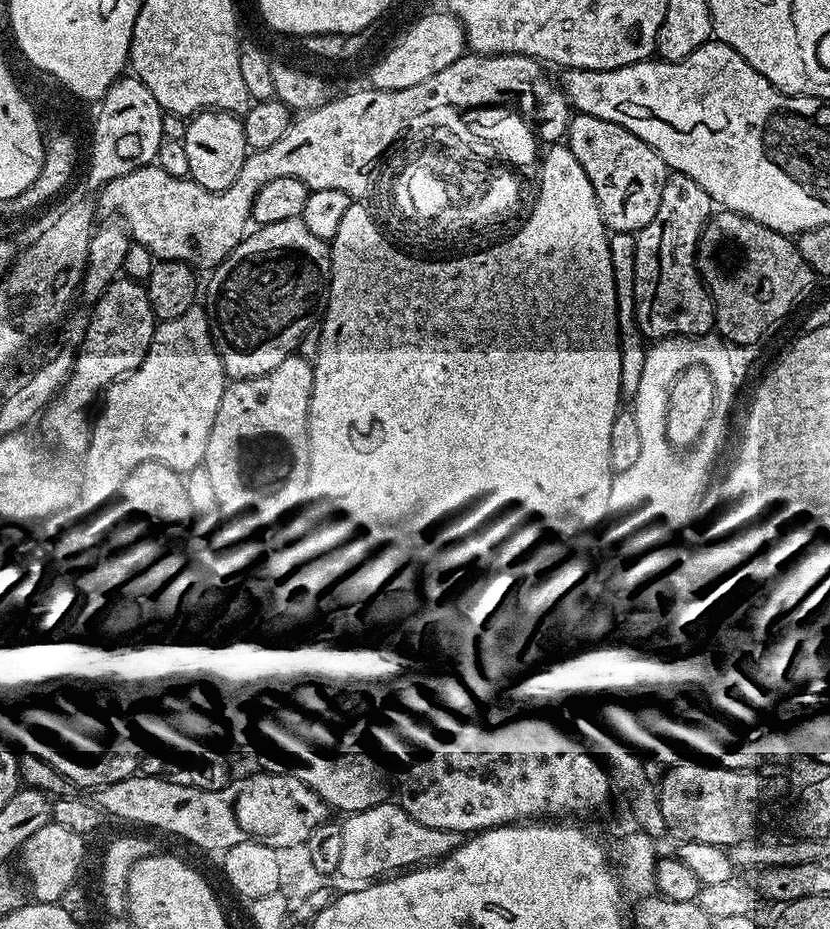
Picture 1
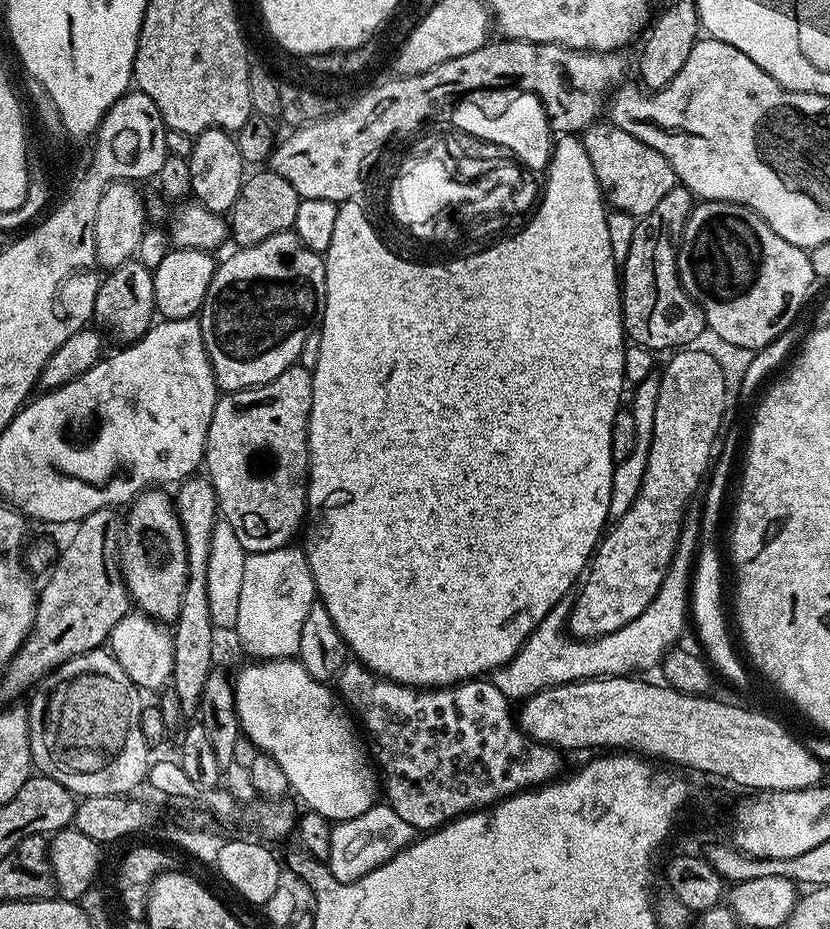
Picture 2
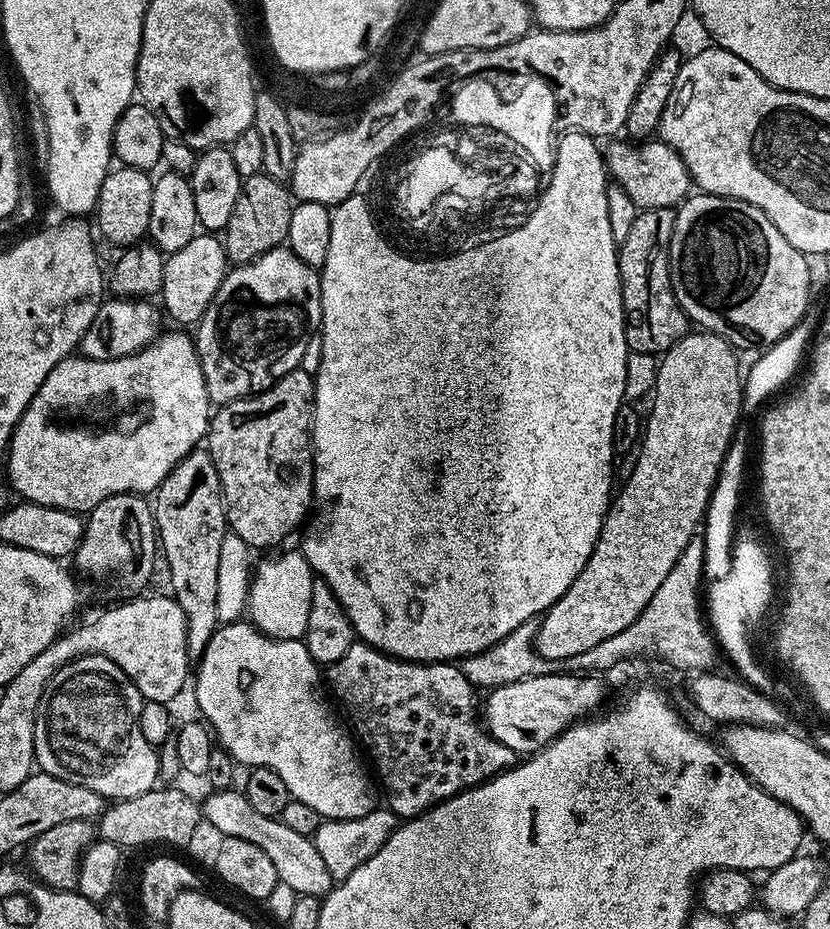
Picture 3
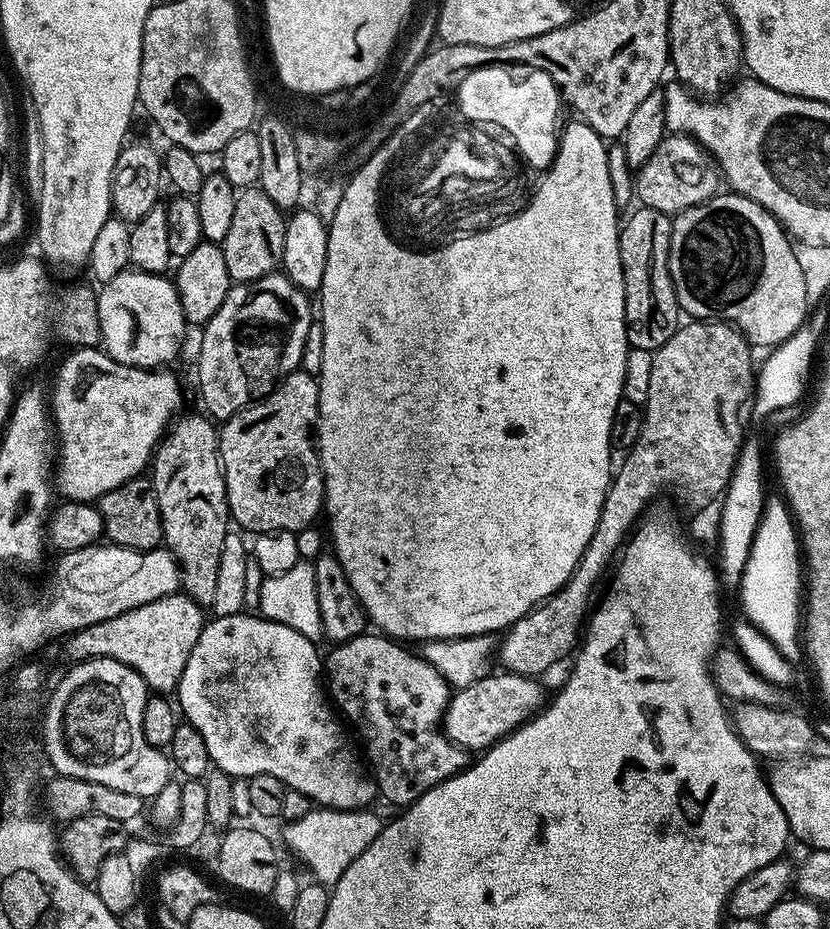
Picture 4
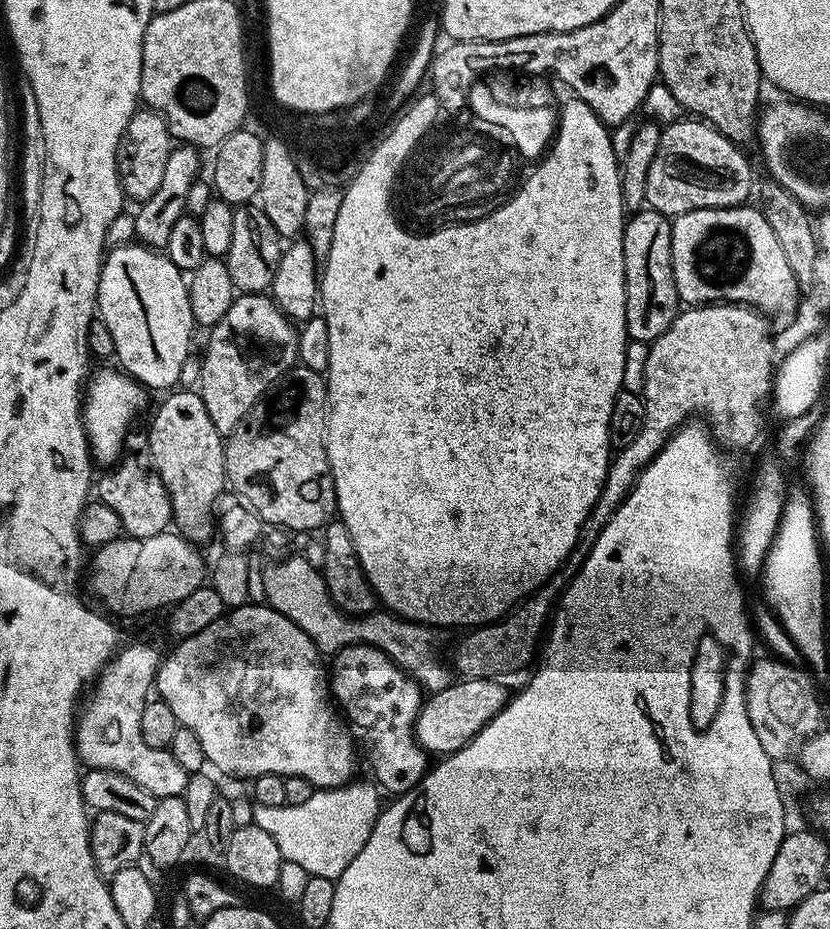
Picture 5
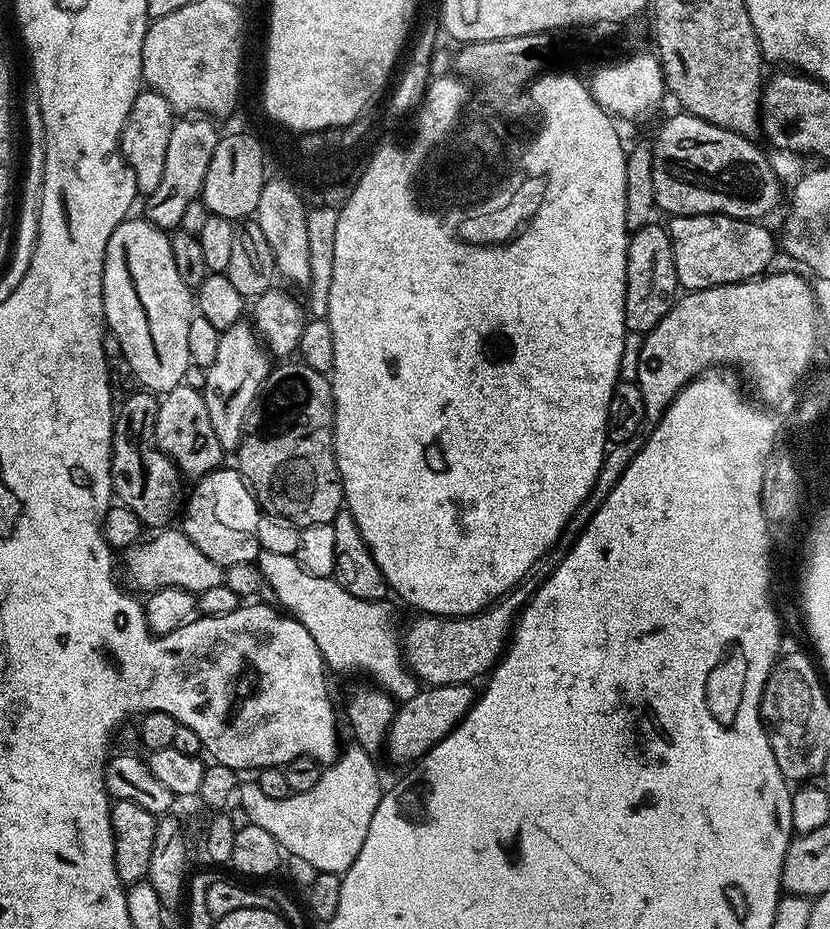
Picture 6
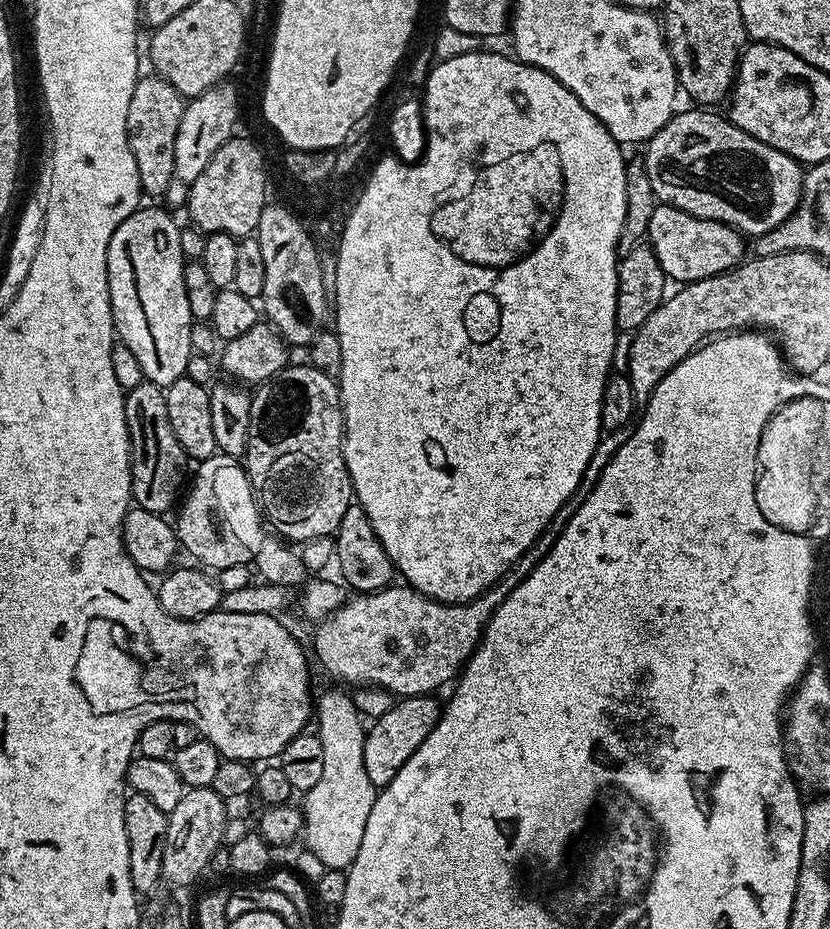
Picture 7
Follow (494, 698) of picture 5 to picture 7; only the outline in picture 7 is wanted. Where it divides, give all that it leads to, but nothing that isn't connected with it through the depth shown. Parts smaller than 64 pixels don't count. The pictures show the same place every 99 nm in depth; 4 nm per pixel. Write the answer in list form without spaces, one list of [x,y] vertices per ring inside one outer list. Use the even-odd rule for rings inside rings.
[[[435,695],[405,696],[397,699],[390,710],[381,711],[376,721],[371,721],[370,727],[364,733],[364,749],[362,760],[366,762],[366,774],[377,790],[386,787],[398,774],[400,767],[426,742],[426,734],[434,730],[440,720],[441,701],[436,701]]]

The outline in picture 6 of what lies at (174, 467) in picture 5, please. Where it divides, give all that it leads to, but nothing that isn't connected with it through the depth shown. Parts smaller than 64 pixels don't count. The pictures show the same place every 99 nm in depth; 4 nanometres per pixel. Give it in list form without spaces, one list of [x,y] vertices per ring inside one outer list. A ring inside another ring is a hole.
[[[185,382],[163,393],[156,423],[156,445],[176,463],[185,477],[199,478],[225,463],[226,453],[214,434],[210,413],[206,410],[204,393]]]

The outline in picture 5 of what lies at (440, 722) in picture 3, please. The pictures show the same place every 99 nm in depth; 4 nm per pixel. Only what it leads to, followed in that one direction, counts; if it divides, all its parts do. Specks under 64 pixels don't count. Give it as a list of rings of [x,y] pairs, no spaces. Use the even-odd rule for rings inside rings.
[[[352,644],[335,653],[331,660],[331,699],[350,725],[363,759],[368,759],[369,770],[376,775],[375,783],[385,793],[409,792],[430,767],[429,753],[416,740],[416,716],[422,703],[420,685],[386,653],[369,644]]]

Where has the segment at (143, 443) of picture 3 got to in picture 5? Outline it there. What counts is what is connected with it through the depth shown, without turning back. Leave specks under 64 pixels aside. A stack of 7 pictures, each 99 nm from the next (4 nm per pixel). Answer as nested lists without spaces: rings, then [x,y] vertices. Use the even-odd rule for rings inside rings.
[[[113,368],[93,371],[84,393],[84,428],[88,431],[88,447],[92,450],[93,461],[103,466],[111,466],[120,459],[126,448],[129,431],[135,425],[132,423],[147,406],[149,396],[143,384]]]

